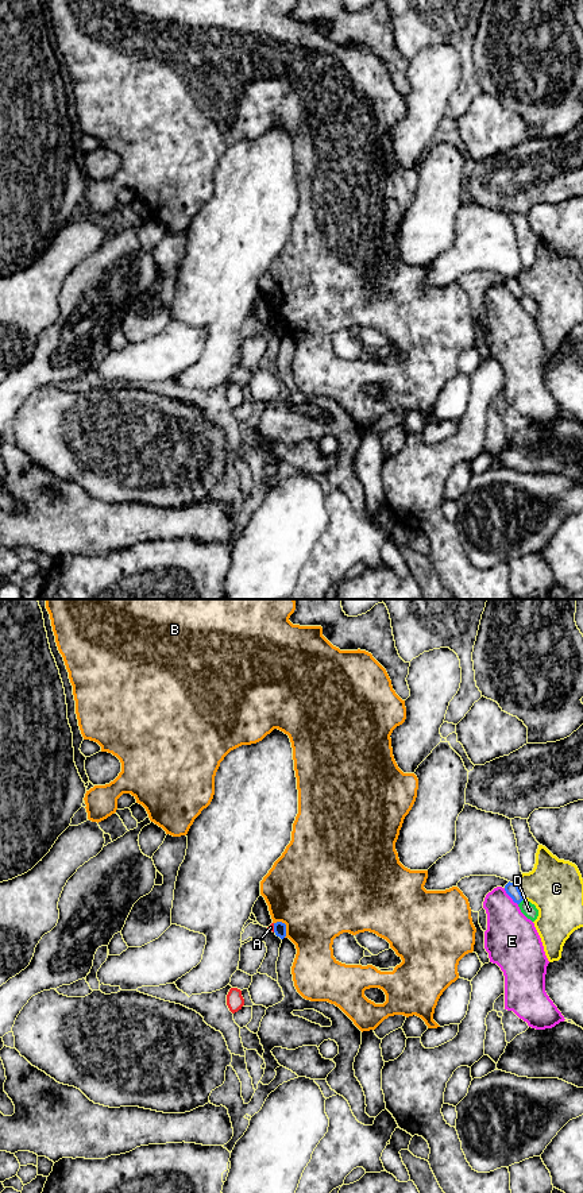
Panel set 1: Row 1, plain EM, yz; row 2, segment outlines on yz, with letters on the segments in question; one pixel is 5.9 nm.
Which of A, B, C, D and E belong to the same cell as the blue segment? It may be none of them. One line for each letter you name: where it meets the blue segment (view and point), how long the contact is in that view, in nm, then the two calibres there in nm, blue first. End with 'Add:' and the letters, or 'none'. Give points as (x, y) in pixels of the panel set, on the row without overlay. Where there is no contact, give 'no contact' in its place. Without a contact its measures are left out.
Add: none

